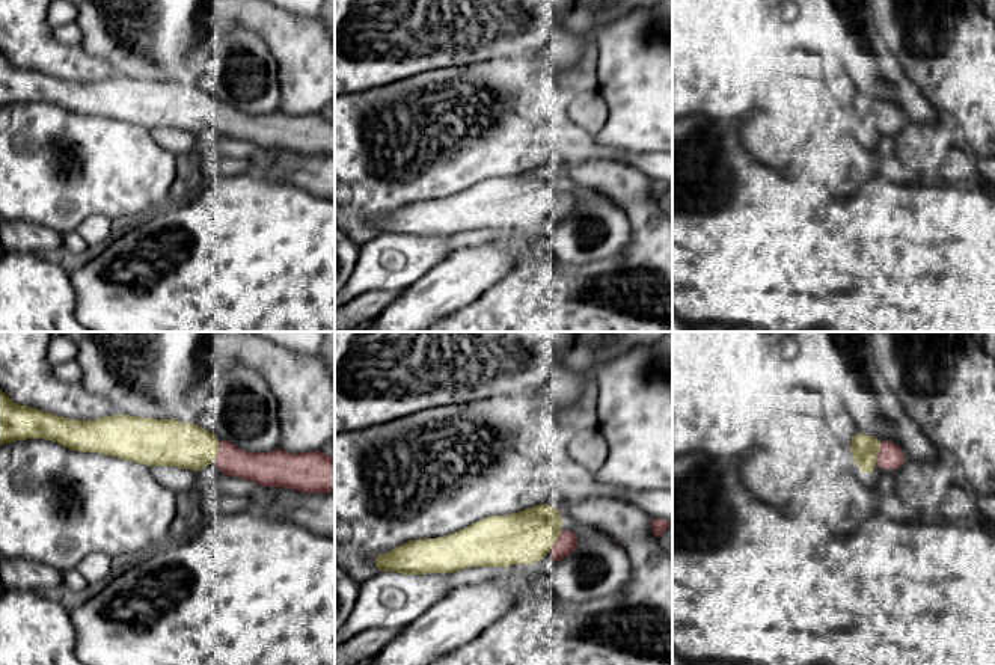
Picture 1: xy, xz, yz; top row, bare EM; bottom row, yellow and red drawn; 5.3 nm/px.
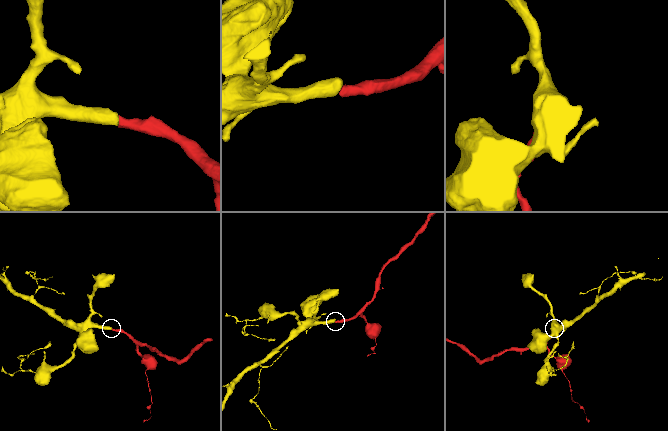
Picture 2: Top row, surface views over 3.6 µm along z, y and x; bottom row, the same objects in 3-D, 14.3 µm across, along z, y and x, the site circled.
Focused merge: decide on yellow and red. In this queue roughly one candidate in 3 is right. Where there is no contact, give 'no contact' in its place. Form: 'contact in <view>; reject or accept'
contact in xy; accept

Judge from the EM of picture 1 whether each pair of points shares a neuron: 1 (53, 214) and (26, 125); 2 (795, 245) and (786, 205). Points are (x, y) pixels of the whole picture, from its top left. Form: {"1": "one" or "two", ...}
{"1": "one", "2": "one"}

